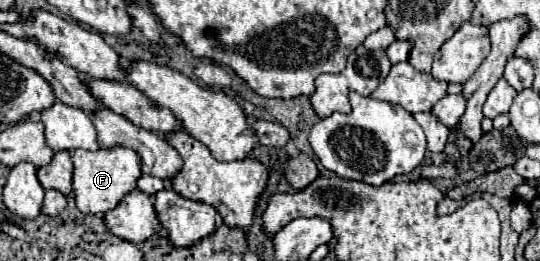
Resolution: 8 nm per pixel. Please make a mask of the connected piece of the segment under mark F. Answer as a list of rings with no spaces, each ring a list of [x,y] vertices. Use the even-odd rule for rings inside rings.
[[[113,147],[113,149],[99,149],[99,151],[75,149],[71,157],[75,165],[73,191],[77,199],[77,209],[87,215],[101,215],[117,207],[117,203],[127,193],[137,189],[137,179],[143,175],[141,159],[137,159],[137,153],[127,147]]]

